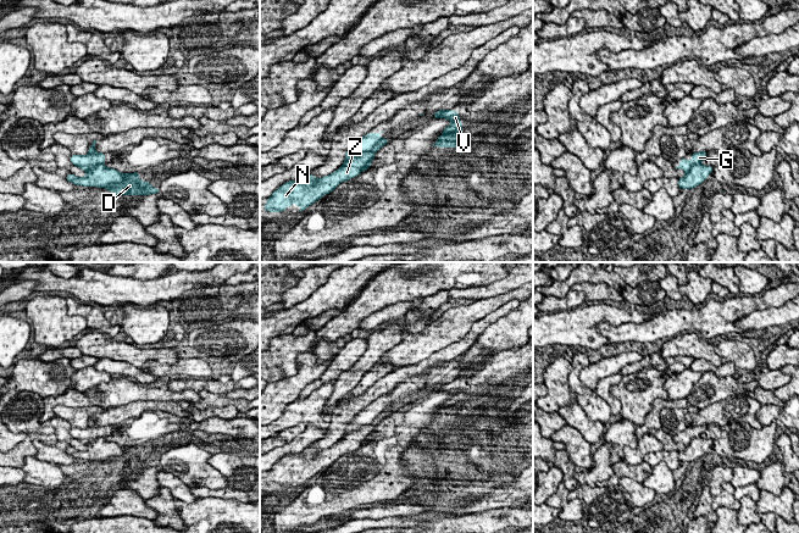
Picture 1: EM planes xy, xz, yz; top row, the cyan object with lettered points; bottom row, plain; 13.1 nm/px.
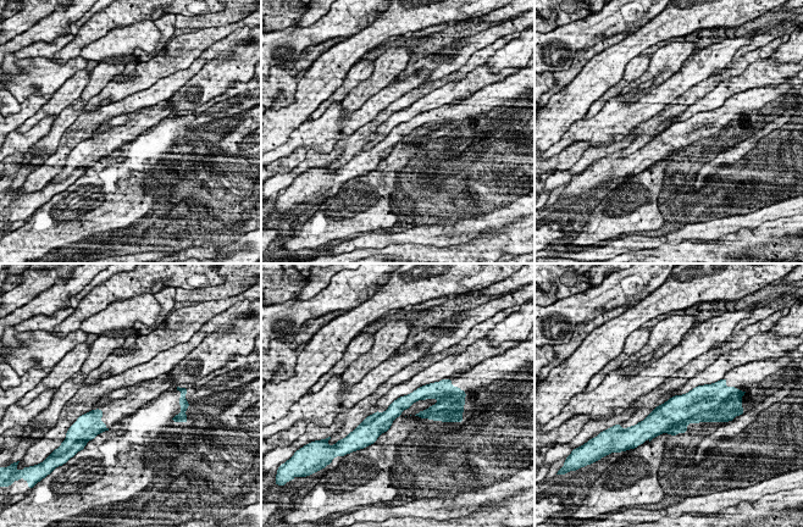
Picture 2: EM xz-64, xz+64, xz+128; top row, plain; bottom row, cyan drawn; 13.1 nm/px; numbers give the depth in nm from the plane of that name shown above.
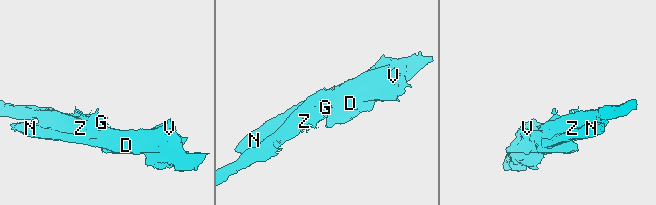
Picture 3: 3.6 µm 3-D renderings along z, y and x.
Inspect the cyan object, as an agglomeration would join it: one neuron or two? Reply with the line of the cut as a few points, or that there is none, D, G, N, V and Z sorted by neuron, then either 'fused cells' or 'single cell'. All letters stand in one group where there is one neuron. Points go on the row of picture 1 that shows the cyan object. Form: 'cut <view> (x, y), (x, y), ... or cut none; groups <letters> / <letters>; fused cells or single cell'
cut xz (378, 142), (369, 151), (354, 155), (343, 165); groups D N V Z / G; fused cells

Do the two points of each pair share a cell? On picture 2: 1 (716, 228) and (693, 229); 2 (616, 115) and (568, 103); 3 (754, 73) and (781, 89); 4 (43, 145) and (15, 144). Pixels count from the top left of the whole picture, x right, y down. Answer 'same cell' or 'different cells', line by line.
1: same cell
2: different cells
3: different cells
4: different cells

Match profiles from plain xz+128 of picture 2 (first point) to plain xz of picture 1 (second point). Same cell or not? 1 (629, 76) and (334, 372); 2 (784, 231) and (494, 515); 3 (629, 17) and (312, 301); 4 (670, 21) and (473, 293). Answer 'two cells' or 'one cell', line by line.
1: one cell
2: one cell
3: one cell
4: two cells

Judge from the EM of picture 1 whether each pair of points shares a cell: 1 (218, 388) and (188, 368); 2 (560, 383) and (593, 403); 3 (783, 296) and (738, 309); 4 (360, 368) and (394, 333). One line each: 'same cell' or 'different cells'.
1: different cells
2: different cells
3: same cell
4: same cell

